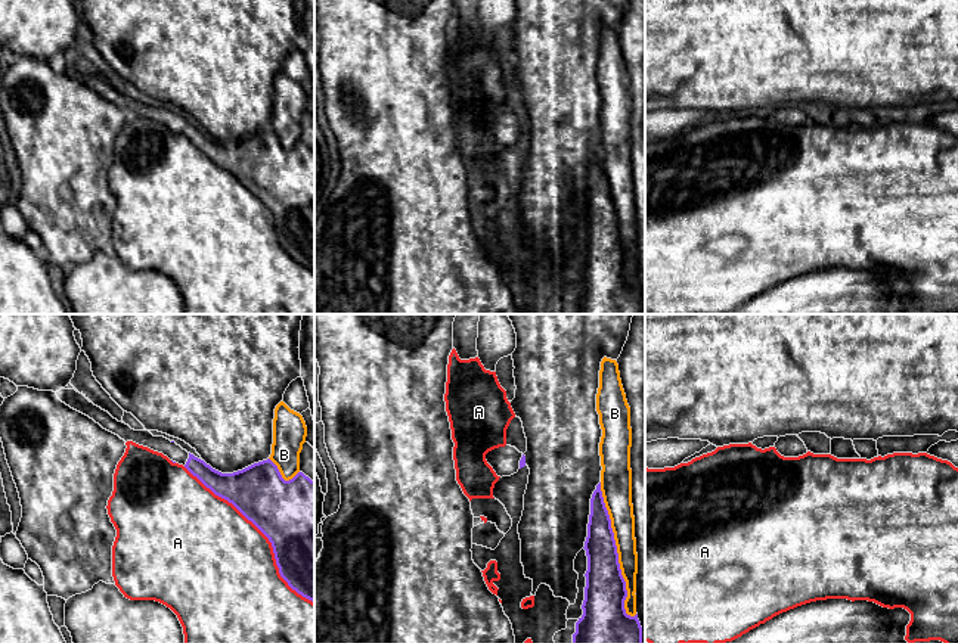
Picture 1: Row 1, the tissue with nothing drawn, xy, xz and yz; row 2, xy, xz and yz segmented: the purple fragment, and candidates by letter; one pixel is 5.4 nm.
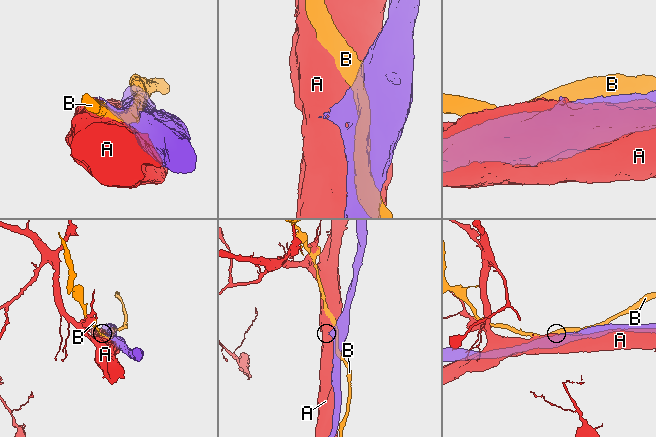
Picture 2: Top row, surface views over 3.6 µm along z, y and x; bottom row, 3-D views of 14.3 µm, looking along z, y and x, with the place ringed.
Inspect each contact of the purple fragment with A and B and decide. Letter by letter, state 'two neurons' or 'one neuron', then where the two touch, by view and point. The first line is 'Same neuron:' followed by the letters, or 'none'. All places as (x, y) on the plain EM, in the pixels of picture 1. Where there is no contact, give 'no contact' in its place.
Same neuron: none
A: two neurons; meets purple in xy at (262, 201)
B: two neurons; meets purple in xz at (616, 221)

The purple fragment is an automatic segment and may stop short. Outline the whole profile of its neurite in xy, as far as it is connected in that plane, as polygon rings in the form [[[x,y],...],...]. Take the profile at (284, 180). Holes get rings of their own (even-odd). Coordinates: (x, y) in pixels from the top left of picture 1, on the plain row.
[[[61,59],[56,65],[125,112],[133,111],[183,134],[216,165],[232,173],[272,212],[280,246],[314,273],[314,150],[303,142],[285,150],[270,128],[221,143],[174,111],[118,91],[75,59]]]

